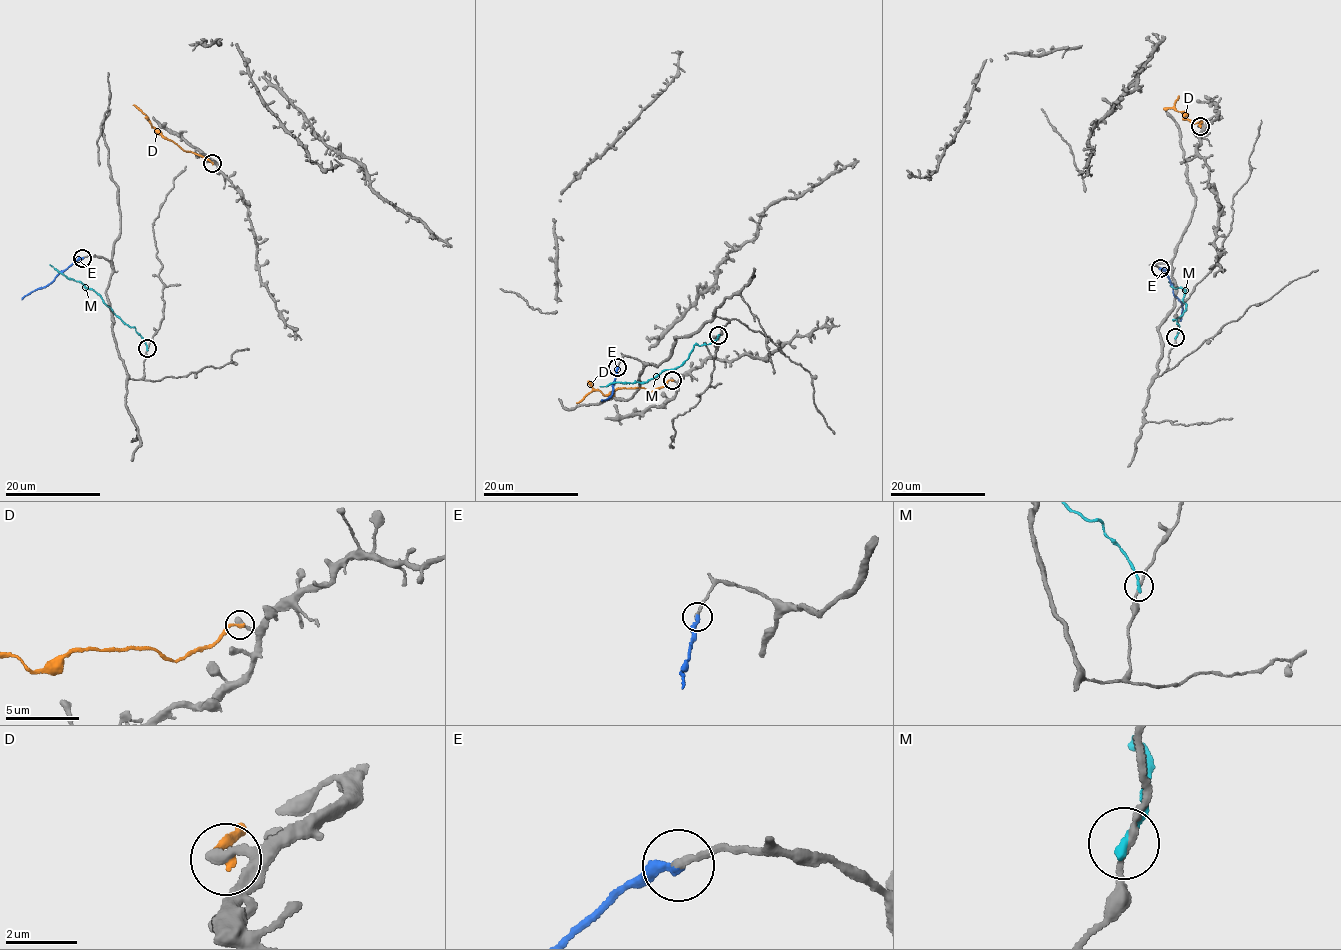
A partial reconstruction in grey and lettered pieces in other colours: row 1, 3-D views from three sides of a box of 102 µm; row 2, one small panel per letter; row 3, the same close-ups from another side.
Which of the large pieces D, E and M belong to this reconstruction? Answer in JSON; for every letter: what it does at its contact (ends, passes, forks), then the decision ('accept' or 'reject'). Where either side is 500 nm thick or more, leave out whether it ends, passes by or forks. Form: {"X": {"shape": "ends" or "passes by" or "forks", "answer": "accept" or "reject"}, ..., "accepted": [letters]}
{"D": {"shape": "ends", "answer": "reject"}, "E": {"shape": "ends", "answer": "accept"}, "M": {"shape": "ends", "answer": "reject"}, "accepted": ["E"]}

